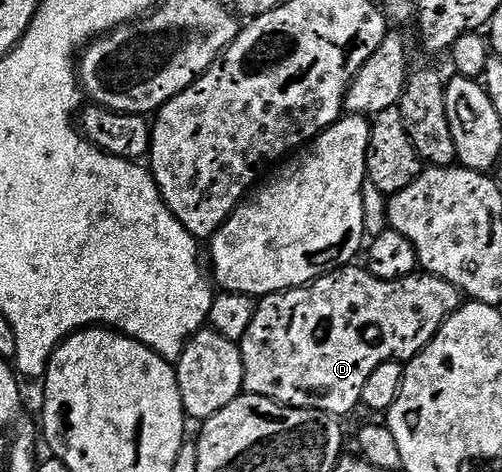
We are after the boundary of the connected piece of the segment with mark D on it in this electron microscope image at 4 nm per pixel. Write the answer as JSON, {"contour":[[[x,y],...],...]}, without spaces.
{"contour":[[[357,266],[338,267],[337,270],[330,271],[327,275],[321,275],[315,282],[308,283],[305,287],[293,287],[289,291],[266,295],[257,303],[255,317],[251,317],[251,325],[248,326],[247,333],[241,338],[239,344],[243,357],[243,381],[245,382],[245,391],[248,394],[274,399],[276,403],[282,403],[285,407],[309,407],[313,411],[326,411],[328,415],[334,417],[349,415],[353,410],[358,410],[363,393],[363,384],[367,382],[367,377],[371,377],[371,373],[375,373],[375,369],[379,369],[379,365],[414,359],[433,340],[435,333],[439,333],[445,318],[456,311],[463,302],[463,296],[458,287],[434,275],[414,273],[406,279],[383,281],[372,275],[364,266]]]}

